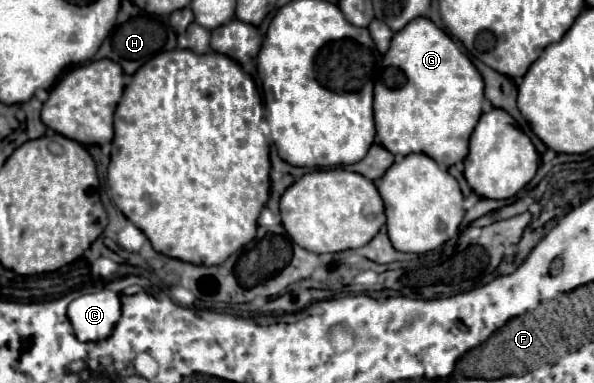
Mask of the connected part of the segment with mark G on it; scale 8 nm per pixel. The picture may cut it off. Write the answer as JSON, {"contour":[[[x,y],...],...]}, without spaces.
{"contour":[[[417,17],[393,35],[391,47],[383,57],[383,77],[374,86],[373,114],[377,143],[393,155],[425,153],[443,167],[451,167],[465,159],[469,137],[481,117],[484,102],[484,82],[465,53],[453,43],[453,39],[441,31],[431,19]]]}

